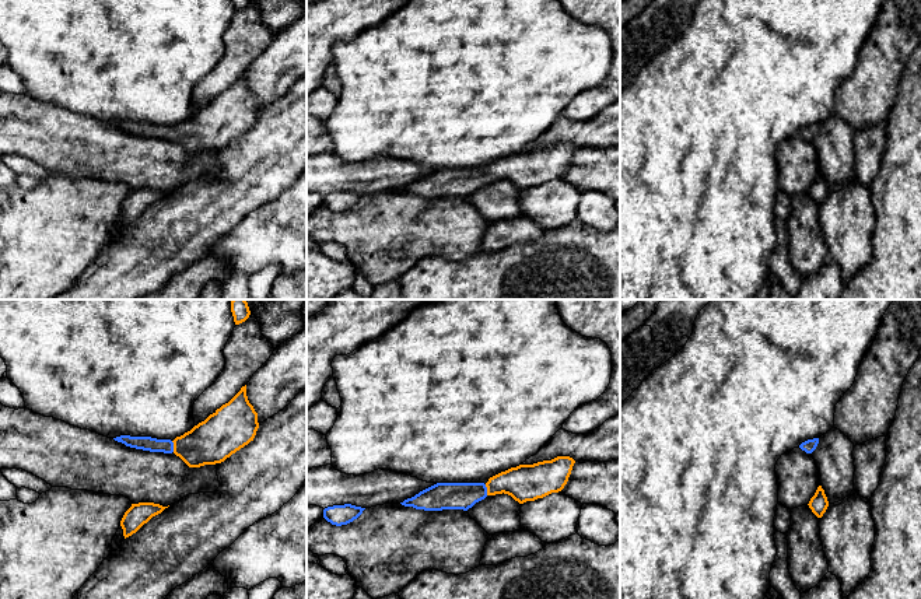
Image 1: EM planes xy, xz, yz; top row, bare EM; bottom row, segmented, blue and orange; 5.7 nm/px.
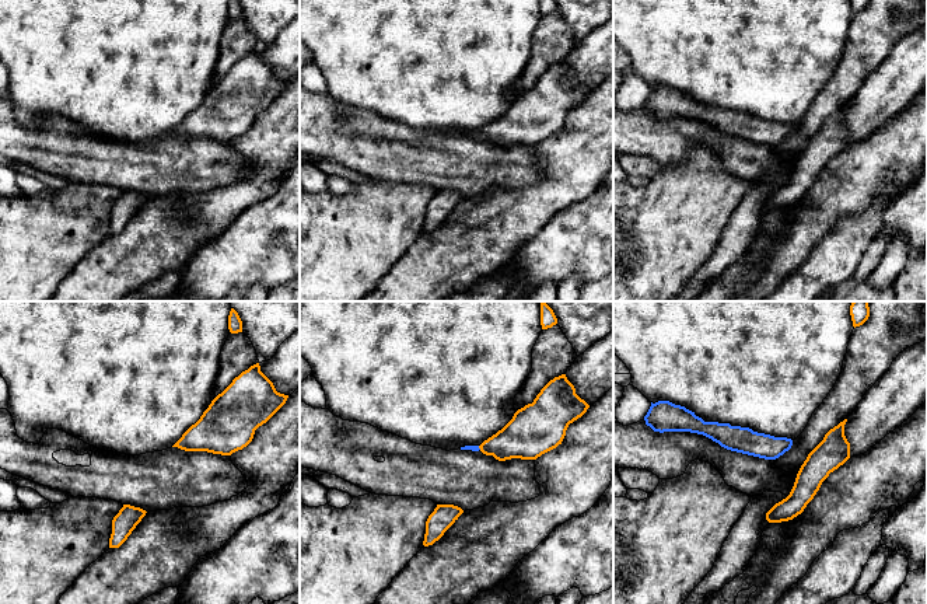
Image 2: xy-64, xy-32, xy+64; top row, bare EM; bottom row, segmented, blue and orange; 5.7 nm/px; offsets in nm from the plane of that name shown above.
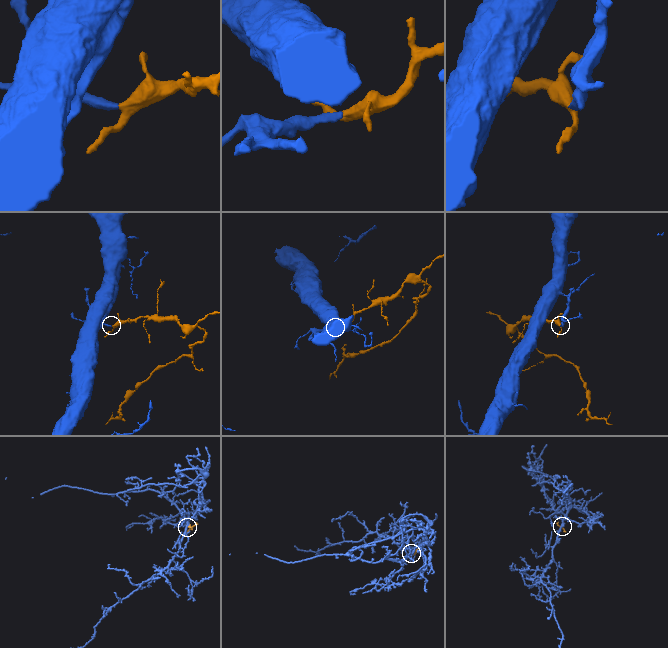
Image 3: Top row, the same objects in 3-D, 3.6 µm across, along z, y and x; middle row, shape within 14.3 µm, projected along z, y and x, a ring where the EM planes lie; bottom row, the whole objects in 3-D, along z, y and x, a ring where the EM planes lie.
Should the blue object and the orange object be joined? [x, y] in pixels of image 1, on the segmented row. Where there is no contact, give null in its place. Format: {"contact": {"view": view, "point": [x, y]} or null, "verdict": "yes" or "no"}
{"contact": {"view": "xy", "point": [172, 447]}, "verdict": "yes"}

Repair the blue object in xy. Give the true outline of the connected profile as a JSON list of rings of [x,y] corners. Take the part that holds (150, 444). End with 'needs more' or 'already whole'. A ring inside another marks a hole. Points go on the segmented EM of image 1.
[[[245,385],[228,403],[174,441],[130,435],[113,439],[136,449],[174,452],[189,467],[200,467],[224,462],[253,441],[258,428],[258,413],[248,400]]]; needs more

